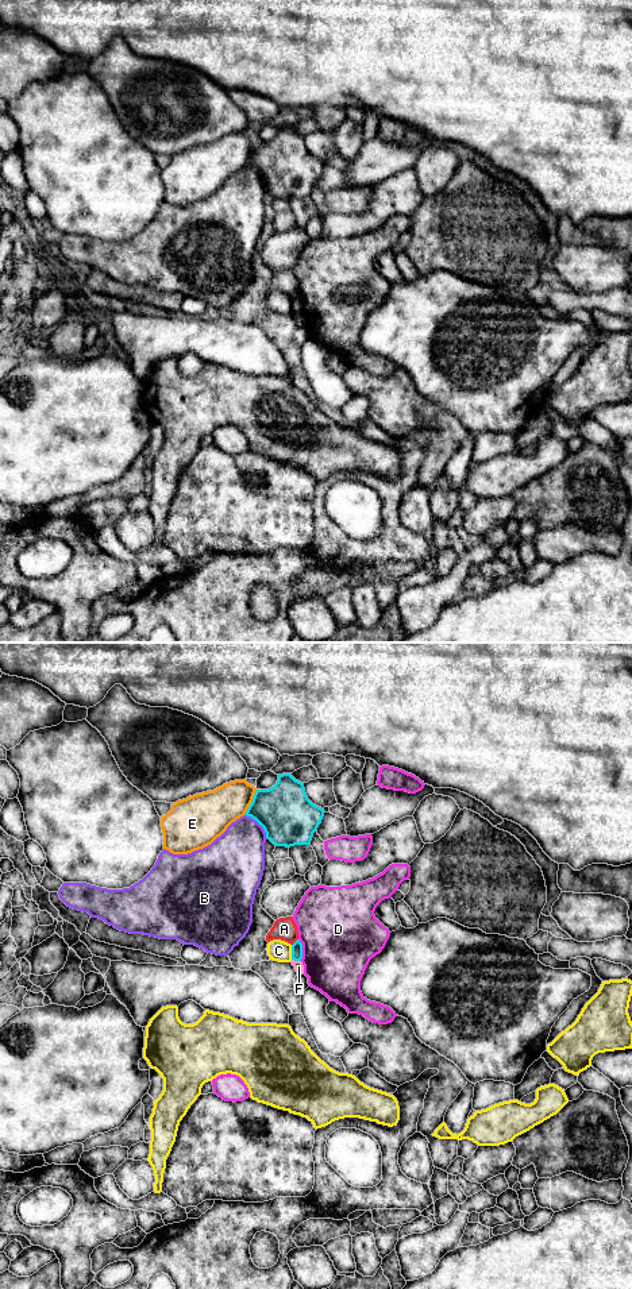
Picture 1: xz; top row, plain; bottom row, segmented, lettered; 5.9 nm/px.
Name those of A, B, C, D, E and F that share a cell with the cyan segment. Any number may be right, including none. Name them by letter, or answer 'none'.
none

